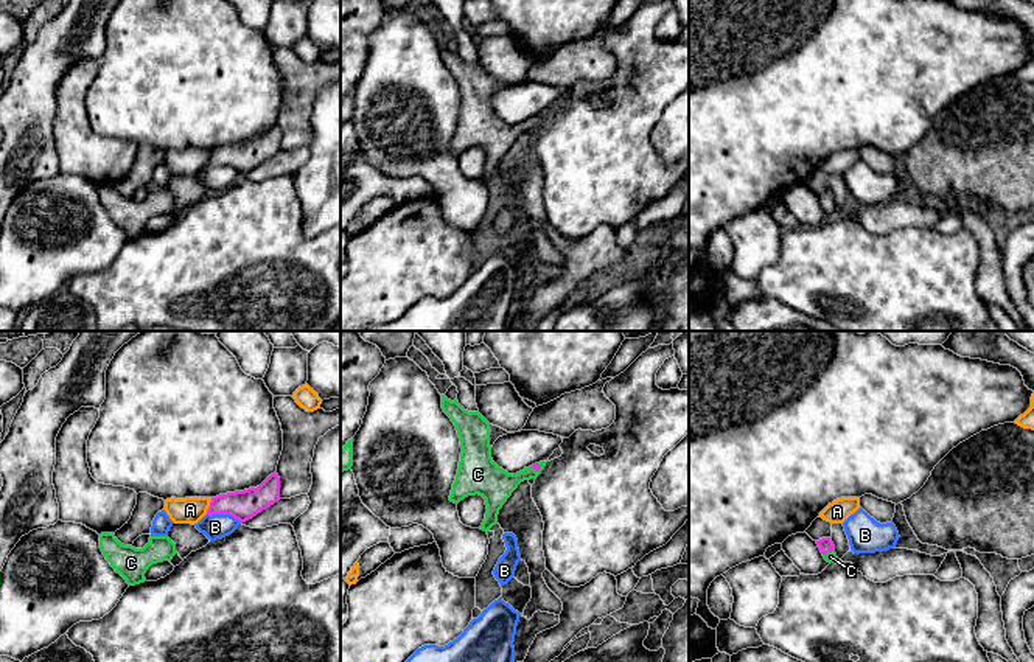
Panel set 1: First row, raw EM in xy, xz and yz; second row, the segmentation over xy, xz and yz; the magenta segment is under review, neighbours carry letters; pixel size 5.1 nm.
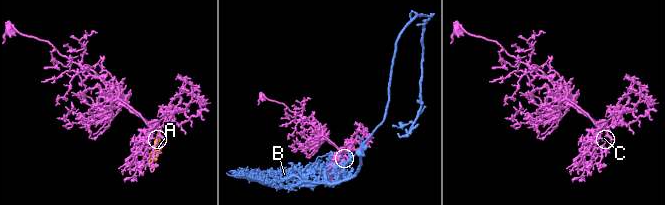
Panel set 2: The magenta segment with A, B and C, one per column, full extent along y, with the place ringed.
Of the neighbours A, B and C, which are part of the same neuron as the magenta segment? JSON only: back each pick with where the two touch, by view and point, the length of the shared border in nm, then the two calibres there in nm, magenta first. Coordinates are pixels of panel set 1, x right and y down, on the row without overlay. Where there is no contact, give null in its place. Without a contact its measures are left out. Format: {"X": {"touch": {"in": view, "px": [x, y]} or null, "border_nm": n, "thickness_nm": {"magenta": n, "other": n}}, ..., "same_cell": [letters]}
{"C": {"touch": {"in": "xz", "px": [537, 121]}, "border_nm": 60, "thickness_nm": {"magenta": 40, "other": 180}}, "same_cell": ["C"]}

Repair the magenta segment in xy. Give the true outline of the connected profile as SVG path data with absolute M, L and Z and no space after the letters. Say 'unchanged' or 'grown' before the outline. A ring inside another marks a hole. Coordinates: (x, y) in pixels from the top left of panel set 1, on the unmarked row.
unchanged; M271 126L260 138L211 149L207 166L230 166L241 176L280 152L280 129Z

